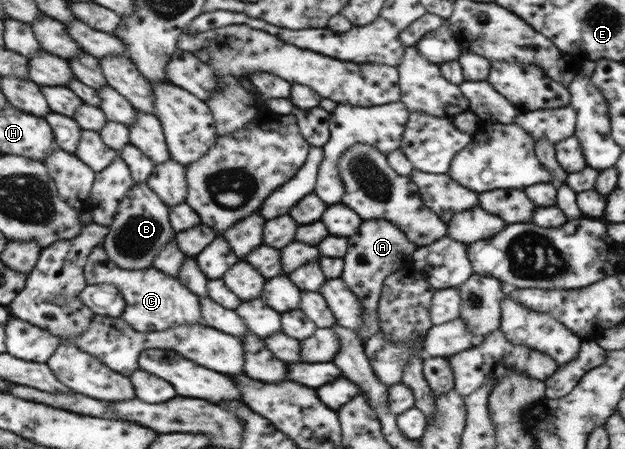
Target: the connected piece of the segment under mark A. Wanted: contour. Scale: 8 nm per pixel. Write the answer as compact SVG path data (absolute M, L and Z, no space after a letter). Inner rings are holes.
M385 219L363 220L361 227L357 228L357 233L353 233L348 241L349 249L347 255L342 258L344 268L340 278L361 302L365 325L355 332L362 343L365 343L374 333L380 331L377 309L385 278L401 269L405 260L412 256L418 246L409 241L396 225Z

